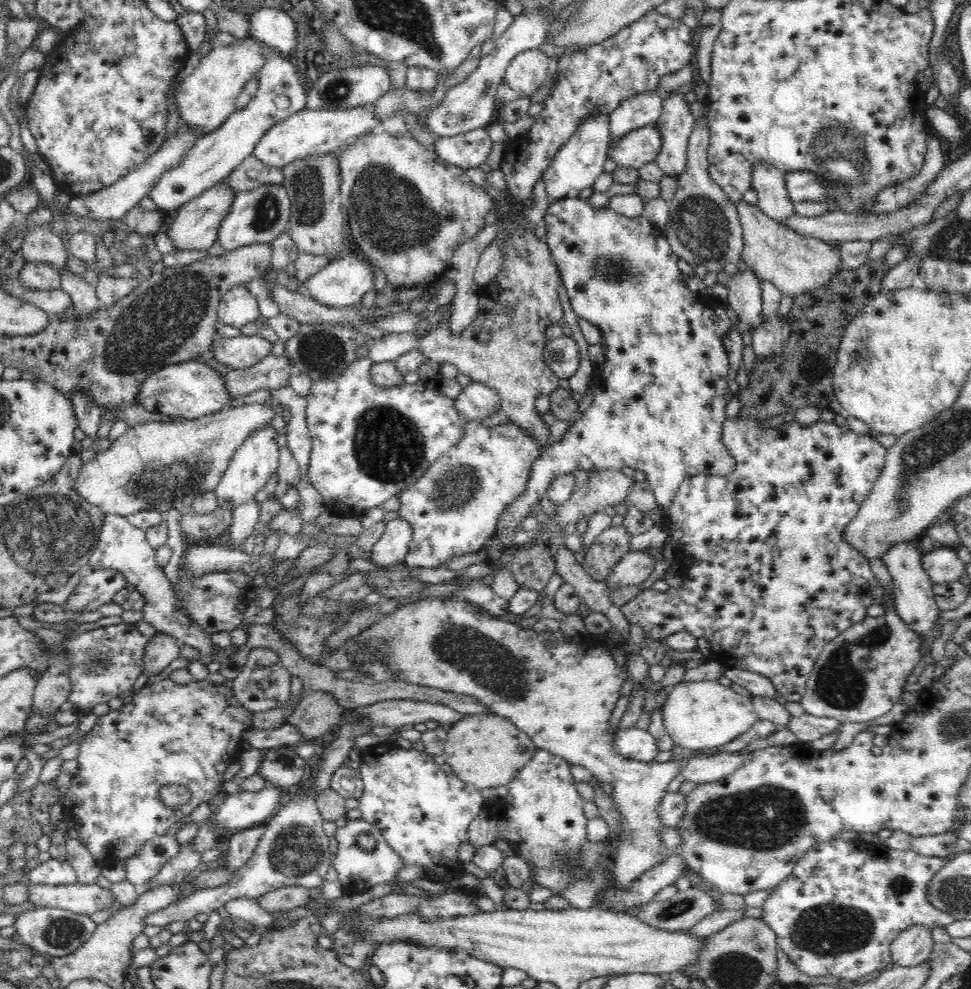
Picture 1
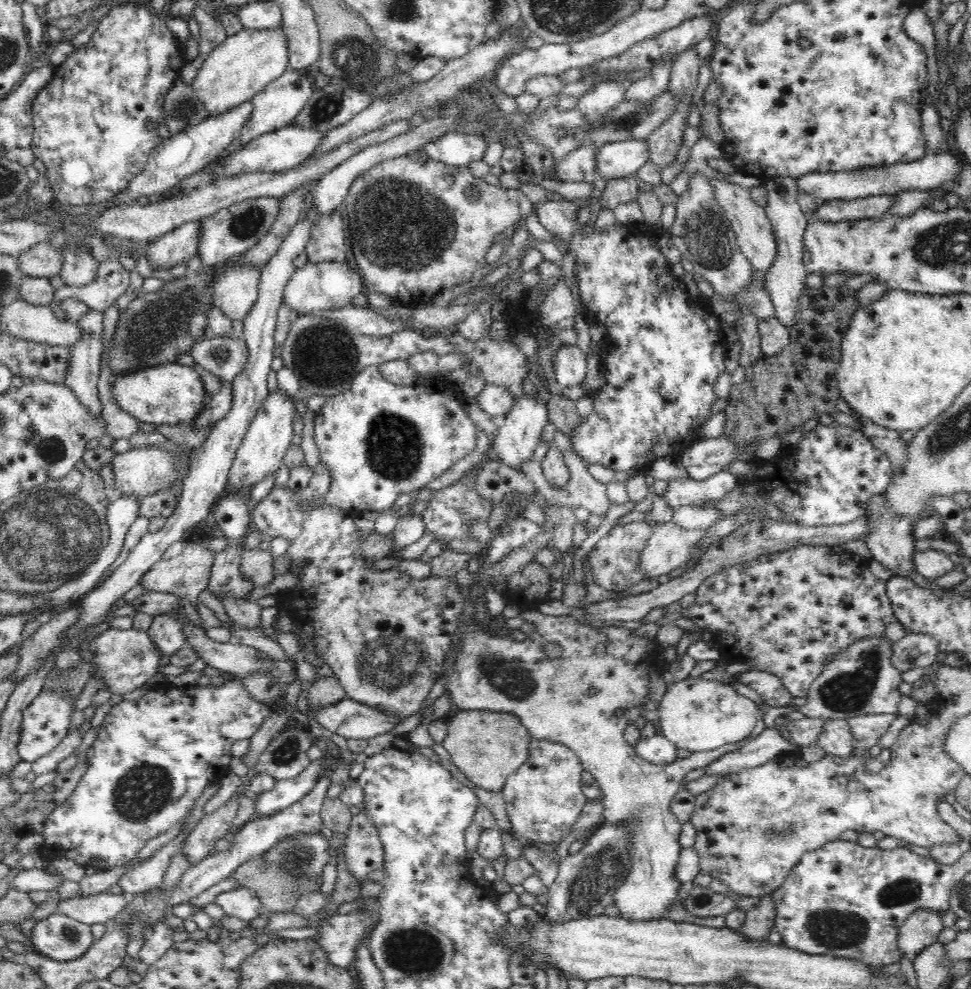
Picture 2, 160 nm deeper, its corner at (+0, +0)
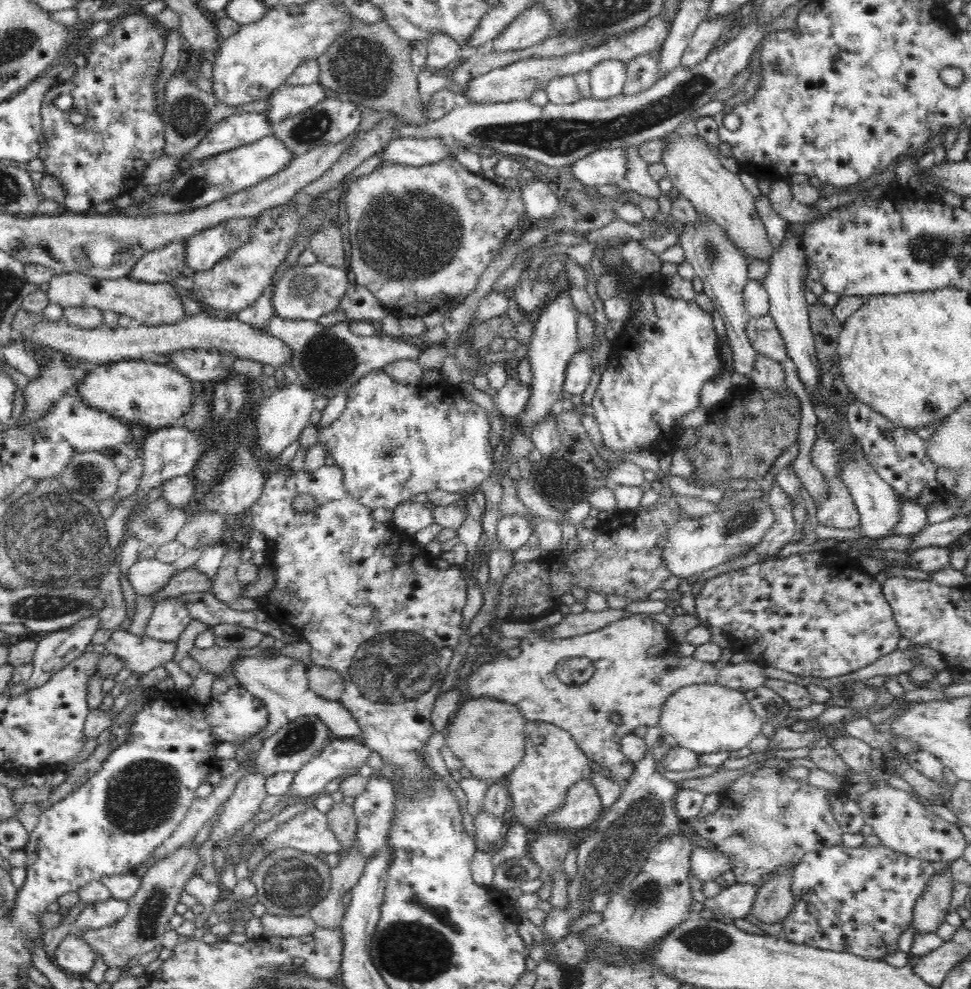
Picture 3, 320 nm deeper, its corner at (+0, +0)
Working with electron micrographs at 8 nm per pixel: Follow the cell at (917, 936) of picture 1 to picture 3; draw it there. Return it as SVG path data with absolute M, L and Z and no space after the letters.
M948 863L943 865L943 871L935 871L922 896L916 901L910 922L915 930L914 936L930 931L936 932L949 913L954 890L953 876L950 865Z

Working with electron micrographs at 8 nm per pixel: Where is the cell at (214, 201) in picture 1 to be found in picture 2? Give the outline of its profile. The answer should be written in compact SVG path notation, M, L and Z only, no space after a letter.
M193 221L172 230L150 242L146 248L146 258L150 267L156 271L185 265L197 255L200 244L202 222Z

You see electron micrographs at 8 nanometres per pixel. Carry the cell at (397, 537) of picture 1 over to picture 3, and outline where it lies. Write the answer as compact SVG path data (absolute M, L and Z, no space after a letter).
M408 500L394 508L393 521L397 530L404 533L405 538L415 535L419 530L434 523L433 512L429 507Z

